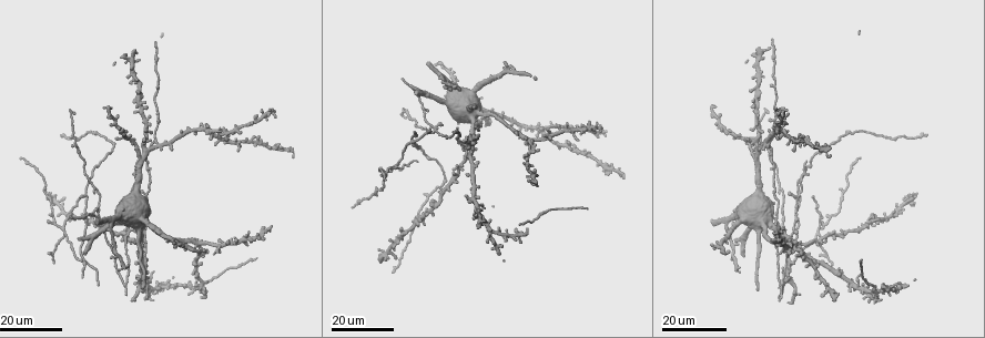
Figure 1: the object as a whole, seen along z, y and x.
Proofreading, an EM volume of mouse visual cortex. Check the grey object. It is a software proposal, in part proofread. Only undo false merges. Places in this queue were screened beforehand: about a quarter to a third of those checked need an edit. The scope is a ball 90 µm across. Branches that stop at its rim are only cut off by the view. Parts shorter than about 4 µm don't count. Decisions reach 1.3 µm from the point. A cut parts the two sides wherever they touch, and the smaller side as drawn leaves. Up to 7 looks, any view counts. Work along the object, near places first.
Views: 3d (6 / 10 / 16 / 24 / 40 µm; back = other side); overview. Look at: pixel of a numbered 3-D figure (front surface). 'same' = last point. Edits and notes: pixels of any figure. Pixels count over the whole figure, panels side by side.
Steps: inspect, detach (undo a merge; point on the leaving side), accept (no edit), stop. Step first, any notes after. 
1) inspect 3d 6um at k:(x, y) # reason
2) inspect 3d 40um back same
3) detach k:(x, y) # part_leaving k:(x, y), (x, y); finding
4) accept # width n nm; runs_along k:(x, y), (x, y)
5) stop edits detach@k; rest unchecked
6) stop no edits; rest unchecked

inspect 3d 16um at 1:(146, 230) # a fork

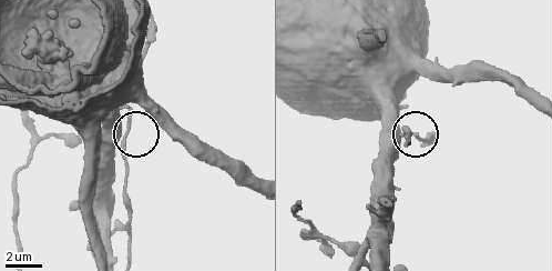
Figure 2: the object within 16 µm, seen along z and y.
inspect 3d 10um at 2:(121, 137) # closer look

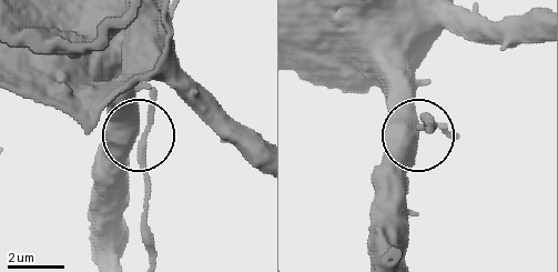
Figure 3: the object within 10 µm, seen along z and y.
accept # side_arm 96 um; arms 3; one cell here

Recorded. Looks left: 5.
inspect 3d 16um at 1:(434, 130) # four-way junction

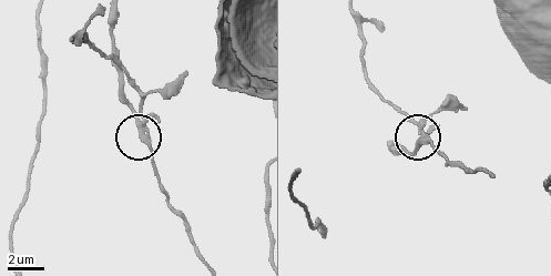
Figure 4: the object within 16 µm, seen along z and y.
inspect 3d 10um at 4:(140, 125)

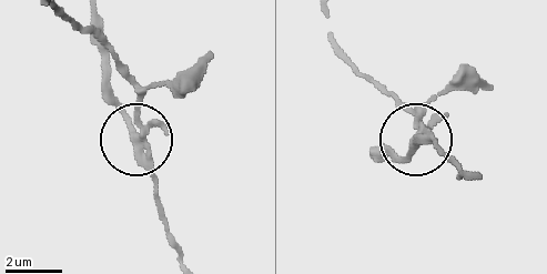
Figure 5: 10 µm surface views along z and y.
detach 5:(159, 122) # arms 4; part_leaving 5:(143, 158), (108, 74), (100, 23); two cells meet here

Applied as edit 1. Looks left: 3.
inspect overview

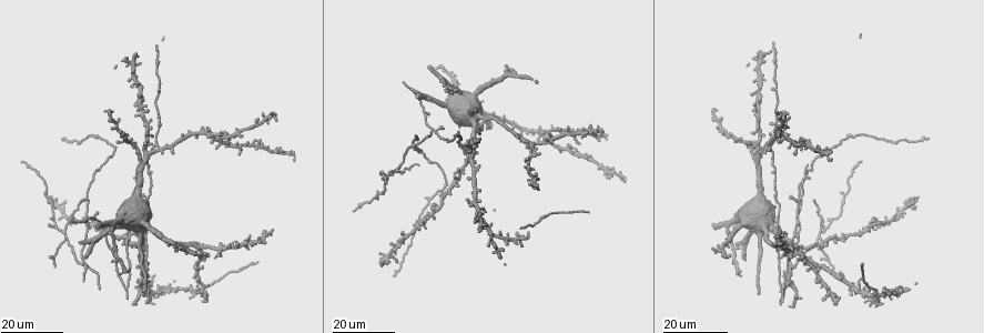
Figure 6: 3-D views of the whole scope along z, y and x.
inspect 3d 16um at 6:(421, 141) # branch point

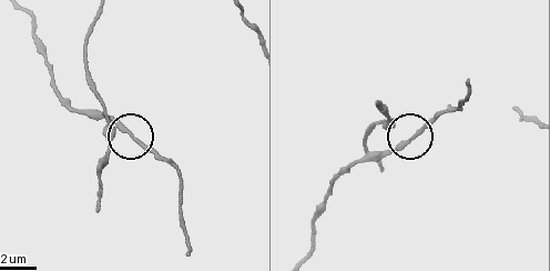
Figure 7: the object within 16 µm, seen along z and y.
inspect 3d 6um at 7:(119, 129)

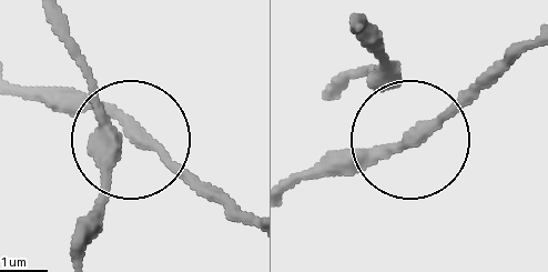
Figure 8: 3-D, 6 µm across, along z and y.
accept # arms 3; one cell here

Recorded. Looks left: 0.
stop edits detach@5; rest unchecked

